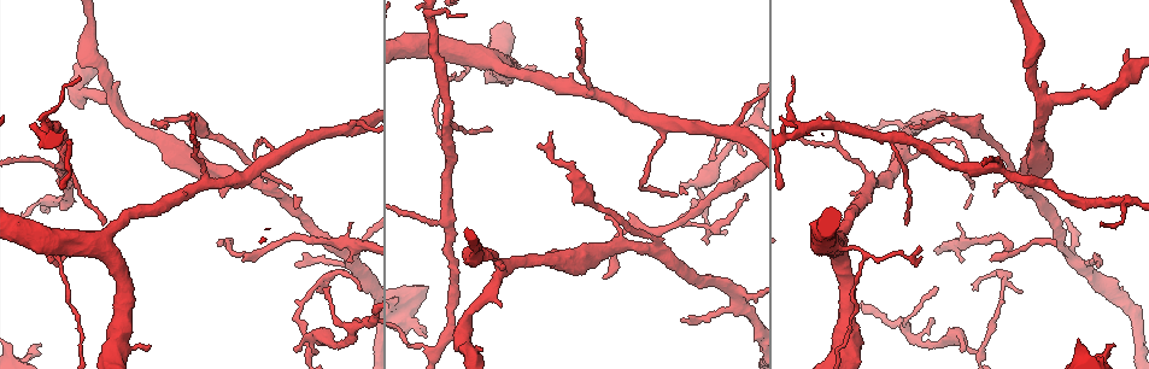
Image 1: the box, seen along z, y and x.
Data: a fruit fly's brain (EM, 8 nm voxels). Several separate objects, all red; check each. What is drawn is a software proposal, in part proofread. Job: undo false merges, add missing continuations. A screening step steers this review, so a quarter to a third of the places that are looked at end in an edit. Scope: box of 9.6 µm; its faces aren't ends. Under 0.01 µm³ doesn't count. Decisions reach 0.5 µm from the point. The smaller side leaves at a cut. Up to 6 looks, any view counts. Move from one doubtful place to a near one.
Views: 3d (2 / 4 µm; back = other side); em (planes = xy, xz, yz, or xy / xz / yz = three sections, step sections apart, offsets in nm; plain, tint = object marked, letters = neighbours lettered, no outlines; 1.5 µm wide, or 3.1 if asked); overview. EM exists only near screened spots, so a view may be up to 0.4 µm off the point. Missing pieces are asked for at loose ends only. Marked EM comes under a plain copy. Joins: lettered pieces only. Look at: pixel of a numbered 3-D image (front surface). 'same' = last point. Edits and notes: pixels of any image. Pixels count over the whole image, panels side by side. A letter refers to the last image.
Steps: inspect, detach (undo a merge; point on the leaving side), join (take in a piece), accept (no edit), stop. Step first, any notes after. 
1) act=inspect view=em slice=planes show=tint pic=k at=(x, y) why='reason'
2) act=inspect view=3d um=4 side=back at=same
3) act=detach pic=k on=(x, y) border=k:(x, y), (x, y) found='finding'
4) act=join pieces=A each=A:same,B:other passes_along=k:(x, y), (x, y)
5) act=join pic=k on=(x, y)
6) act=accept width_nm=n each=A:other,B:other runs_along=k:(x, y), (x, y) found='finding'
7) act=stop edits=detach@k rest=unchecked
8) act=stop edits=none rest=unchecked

act=inspect view=3d um=2 pic=1 at=(825, 114) why='tapers out'

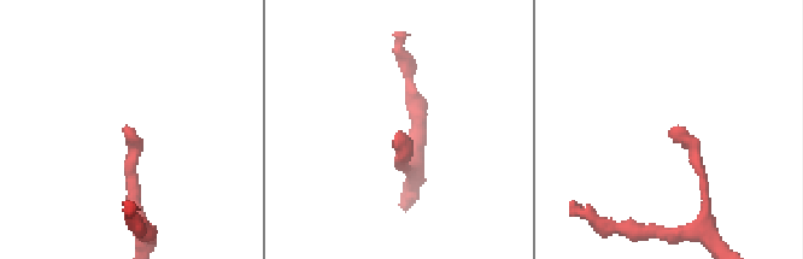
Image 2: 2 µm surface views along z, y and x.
act=inspect view=em slice=planes show=letters pic=2 at=(671, 130)

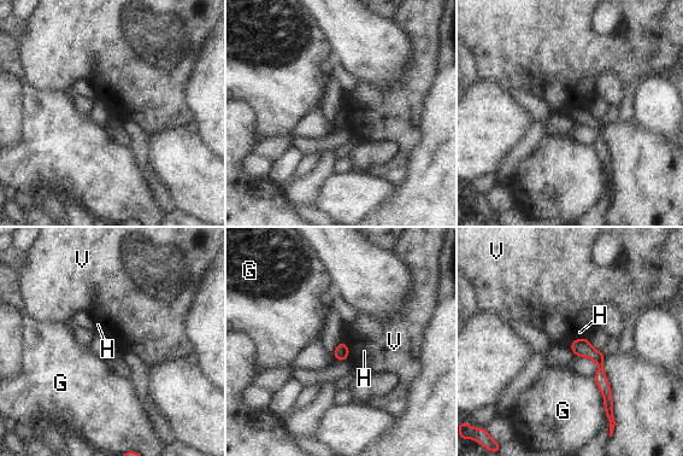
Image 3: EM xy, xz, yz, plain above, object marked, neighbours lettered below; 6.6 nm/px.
act=accept each=G:other,H:other,V:other border=3:(342, 340), (348, 348), (345, 361) found='none of them fits'

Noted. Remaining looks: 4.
act=inspect view=em slice=xz step=8 show=tint pic=1 at=(104, 224)

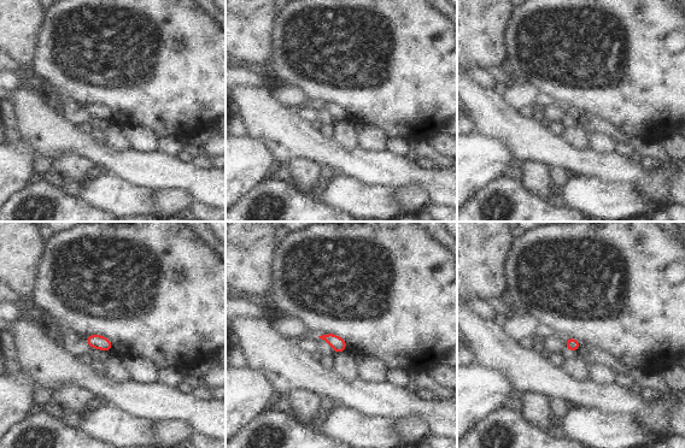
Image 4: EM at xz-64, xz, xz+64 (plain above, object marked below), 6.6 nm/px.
act=inspect view=em slice=planes show=letters at=same

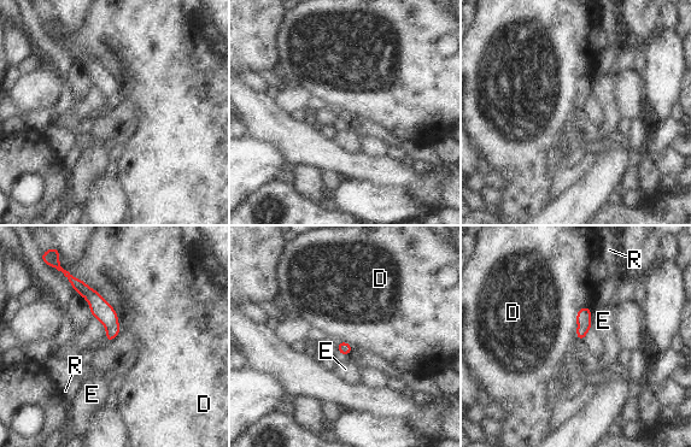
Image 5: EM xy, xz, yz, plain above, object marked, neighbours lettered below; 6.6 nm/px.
act=accept longest_contact=D:550nm each=D:other,E:other,R:other border=5:(68, 271), (113, 309), (121, 330) found='none of them fits'

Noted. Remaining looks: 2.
act=inspect view=em slice=planes show=letters pic=1 at=(605, 278) why='free end'

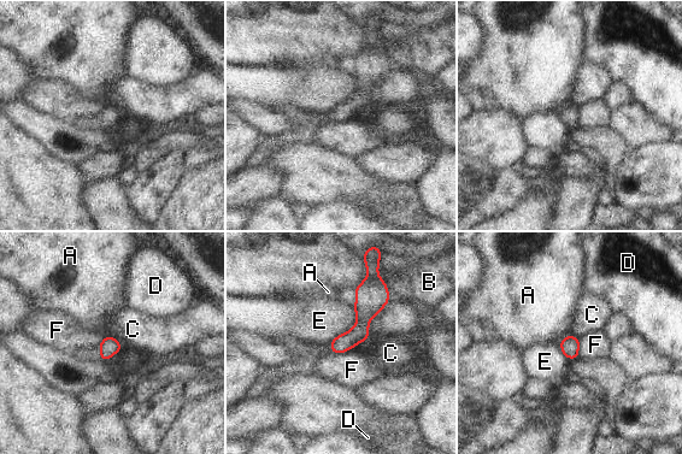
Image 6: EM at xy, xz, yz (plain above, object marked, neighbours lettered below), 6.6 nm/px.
act=accept longest_contact=E:300nm each=A:other,B:other,C:other,D:other,E:other,F:other border=6:(352, 348), (340, 353), (331, 352) found='no lettered piece goes on from it'

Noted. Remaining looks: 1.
act=stop edits=none rest=unchecked

